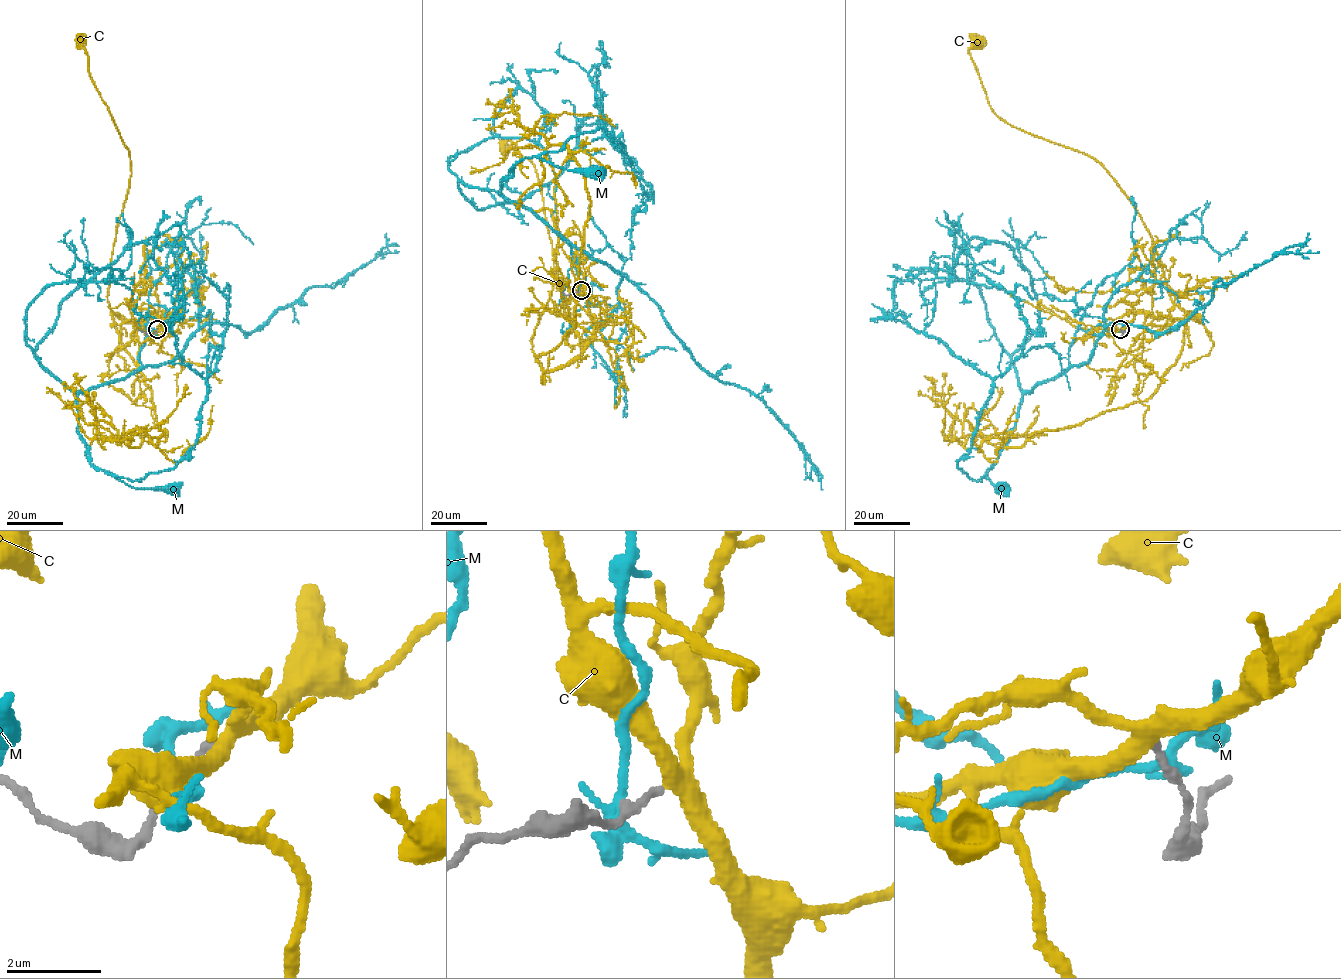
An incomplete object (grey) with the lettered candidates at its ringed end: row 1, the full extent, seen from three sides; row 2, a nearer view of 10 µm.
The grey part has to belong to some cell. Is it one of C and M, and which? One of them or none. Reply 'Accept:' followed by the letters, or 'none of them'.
Accept: none of them

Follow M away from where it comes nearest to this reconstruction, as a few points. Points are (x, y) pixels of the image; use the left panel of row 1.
M: (155, 331), (146, 333), (141, 366), (76, 398), (78, 432), (96, 467), (136, 488), (173, 491)

